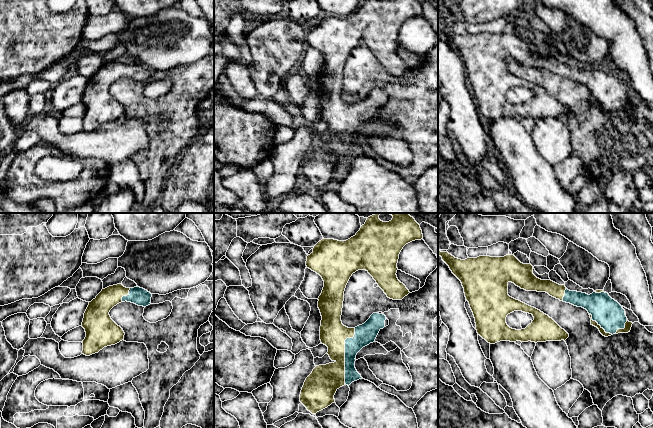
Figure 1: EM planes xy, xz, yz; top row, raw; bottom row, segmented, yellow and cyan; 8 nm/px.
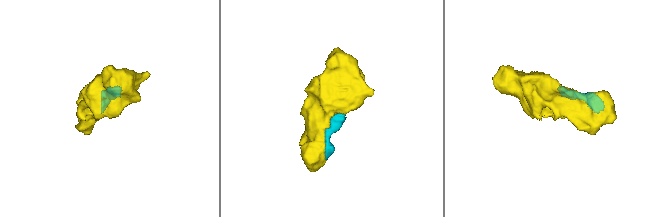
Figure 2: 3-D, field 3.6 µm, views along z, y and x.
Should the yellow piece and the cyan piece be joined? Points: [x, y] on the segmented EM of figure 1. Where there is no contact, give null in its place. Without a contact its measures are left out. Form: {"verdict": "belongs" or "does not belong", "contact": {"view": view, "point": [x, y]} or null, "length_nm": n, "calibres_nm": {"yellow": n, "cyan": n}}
{"verdict": "belongs", "contact": {"view": "xz", "point": [344, 354]}, "length_nm": 460, "calibres_nm": {"yellow": 240, "cyan": 160}}

